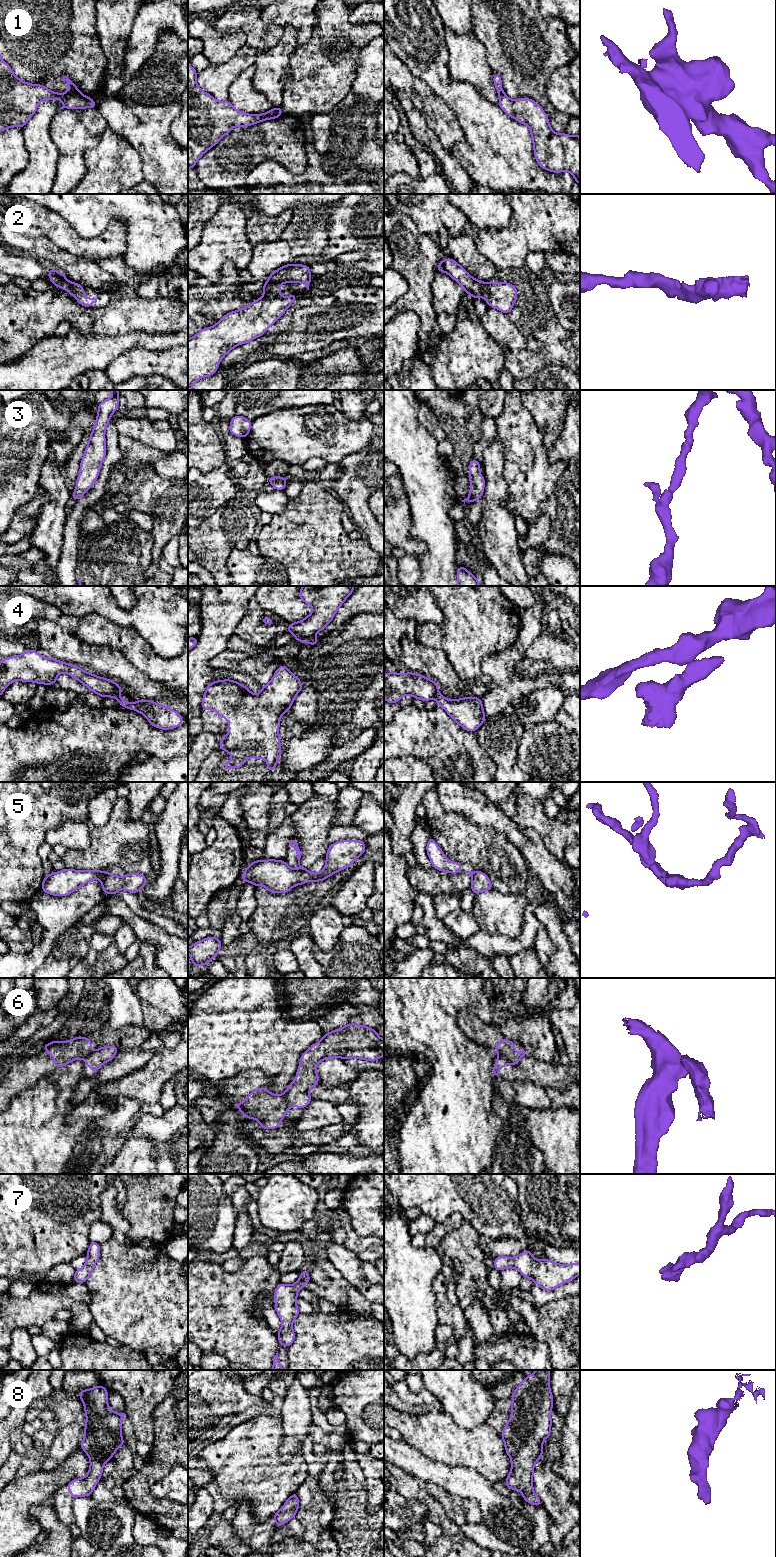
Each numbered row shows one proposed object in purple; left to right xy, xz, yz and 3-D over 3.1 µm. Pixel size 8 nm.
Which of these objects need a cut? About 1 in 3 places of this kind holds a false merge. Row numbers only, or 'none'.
1, 4, 5, 6

